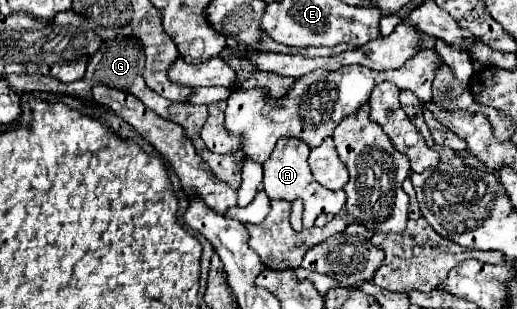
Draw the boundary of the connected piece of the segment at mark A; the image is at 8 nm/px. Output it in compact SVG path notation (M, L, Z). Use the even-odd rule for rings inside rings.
M280 137L272 155L270 155L270 159L264 163L264 191L270 199L284 199L284 201L302 199L304 201L304 225L312 227L314 219L320 213L336 215L346 203L346 193L342 189L330 191L330 189L318 185L318 181L314 181L310 167L306 163L308 151L310 151L310 147L302 139Z

